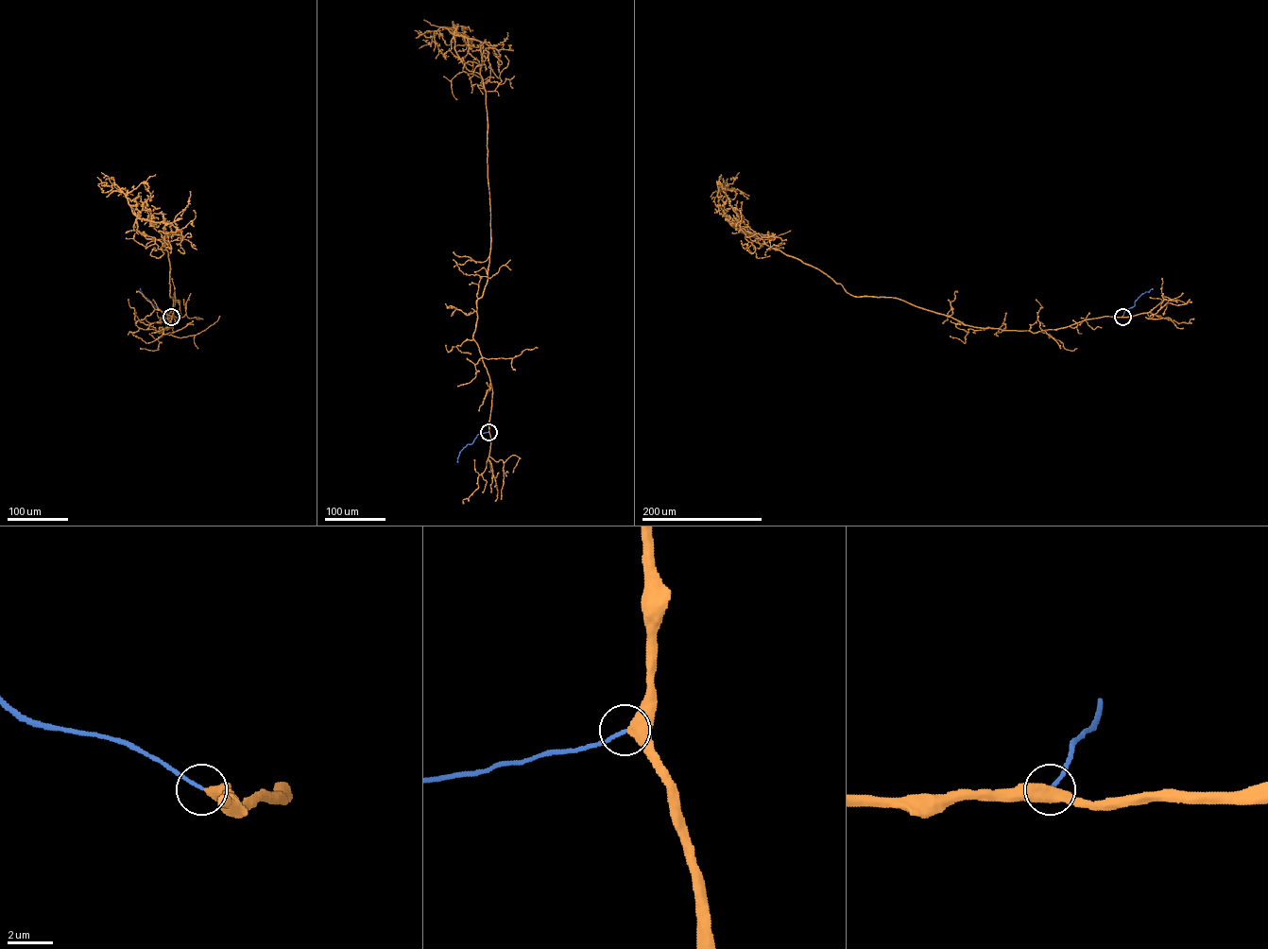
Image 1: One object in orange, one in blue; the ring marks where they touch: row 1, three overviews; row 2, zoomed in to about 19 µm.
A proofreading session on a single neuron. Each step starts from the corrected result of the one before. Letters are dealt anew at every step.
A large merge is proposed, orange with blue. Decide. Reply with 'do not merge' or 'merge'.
merge

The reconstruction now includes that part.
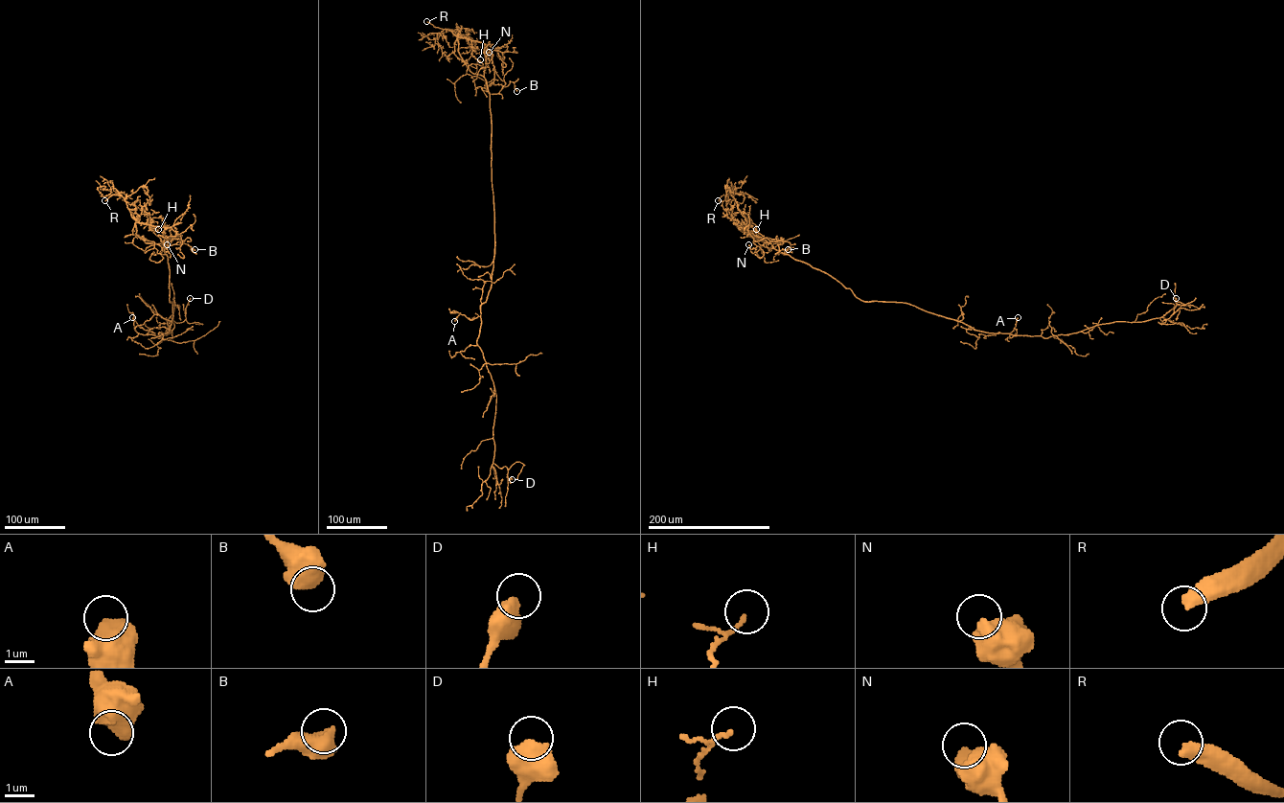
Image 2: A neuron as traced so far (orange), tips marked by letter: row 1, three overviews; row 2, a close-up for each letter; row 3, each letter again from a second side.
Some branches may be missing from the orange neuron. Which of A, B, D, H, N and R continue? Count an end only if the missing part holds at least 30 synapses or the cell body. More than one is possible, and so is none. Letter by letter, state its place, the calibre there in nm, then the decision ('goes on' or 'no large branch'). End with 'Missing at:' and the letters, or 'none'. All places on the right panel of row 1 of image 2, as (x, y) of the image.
A: (1018, 317) | 650 nm | no large branch
B: (788, 249) | 650 nm | no large branch
D: (1176, 298) | 600 nm | no large branch
H: (756, 229) | 120 nm | no large branch
N: (748, 244) | 550 nm | no large branch
R: (718, 200) | 460 nm | goes on
Missing at: R

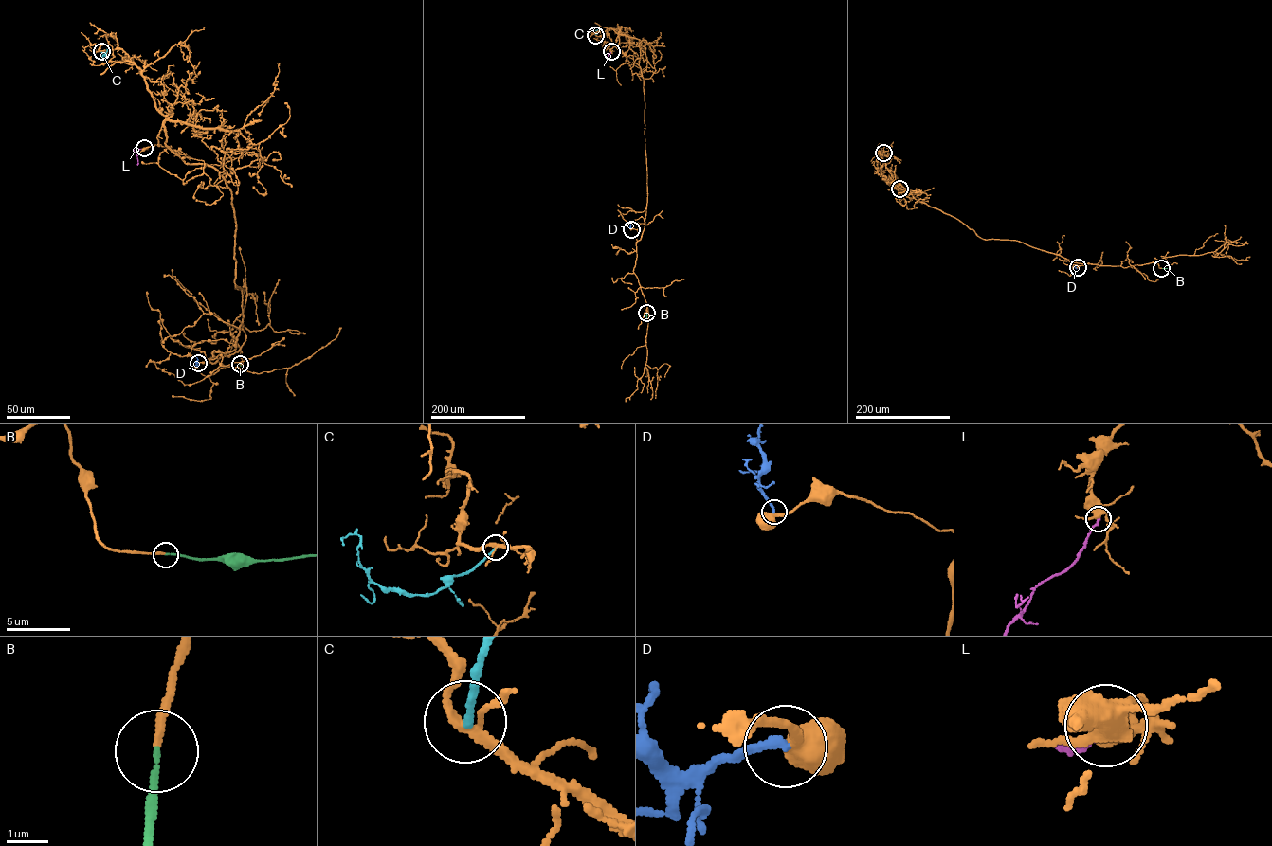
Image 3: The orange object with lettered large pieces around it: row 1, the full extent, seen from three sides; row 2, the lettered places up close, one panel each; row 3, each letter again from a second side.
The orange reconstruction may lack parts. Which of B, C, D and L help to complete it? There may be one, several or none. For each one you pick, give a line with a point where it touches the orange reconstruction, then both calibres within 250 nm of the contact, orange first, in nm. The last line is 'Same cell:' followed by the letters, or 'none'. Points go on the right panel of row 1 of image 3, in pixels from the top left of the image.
B: meets orange at (1161, 268); 200 nm thick on the orange side, 140 nm on the other
Same cell: B

